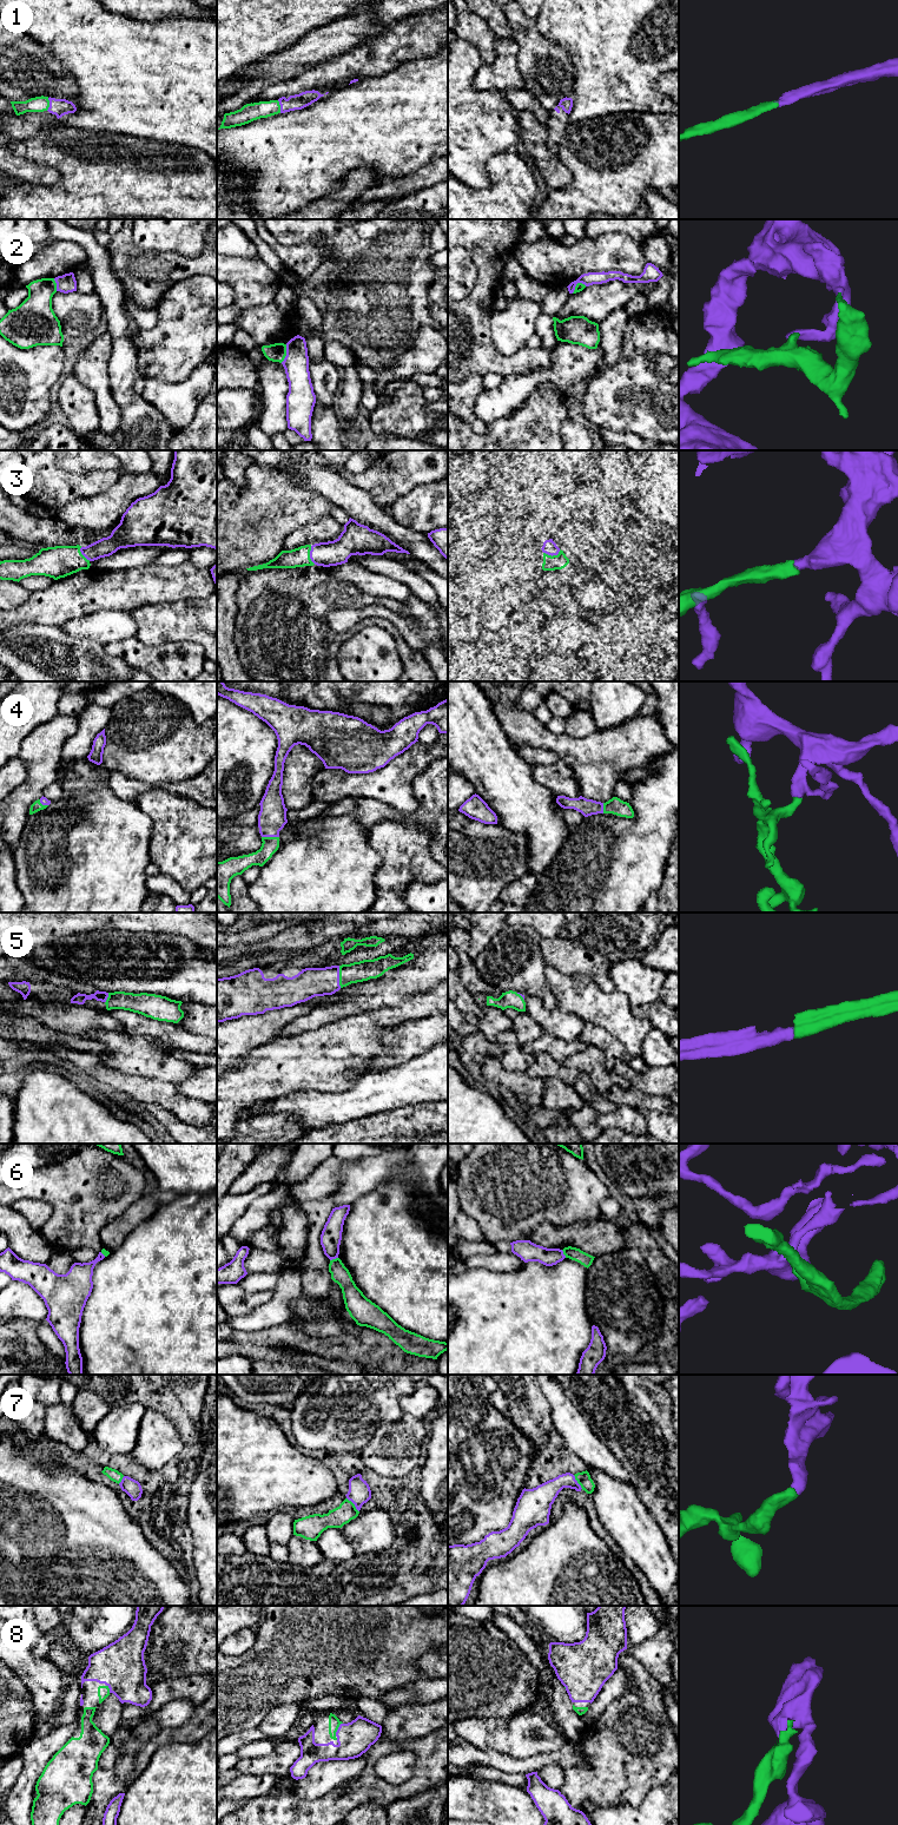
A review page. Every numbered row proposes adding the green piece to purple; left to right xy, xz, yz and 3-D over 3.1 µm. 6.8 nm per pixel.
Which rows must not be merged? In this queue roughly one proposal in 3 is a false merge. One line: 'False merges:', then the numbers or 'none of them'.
False merges: 2, 6

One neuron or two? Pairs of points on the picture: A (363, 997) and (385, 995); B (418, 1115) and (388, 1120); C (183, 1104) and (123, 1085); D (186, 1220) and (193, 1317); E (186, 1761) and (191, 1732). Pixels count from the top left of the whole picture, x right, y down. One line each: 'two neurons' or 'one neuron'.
A: one neuron
B: one neuron
C: one neuron
D: one neuron
E: two neurons

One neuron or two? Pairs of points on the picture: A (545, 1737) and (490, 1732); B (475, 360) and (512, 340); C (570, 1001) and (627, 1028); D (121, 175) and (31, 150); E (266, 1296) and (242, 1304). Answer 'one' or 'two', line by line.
A: one
B: two
C: one
D: one
E: one

